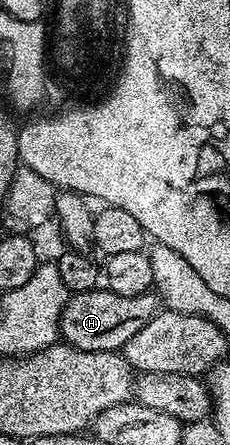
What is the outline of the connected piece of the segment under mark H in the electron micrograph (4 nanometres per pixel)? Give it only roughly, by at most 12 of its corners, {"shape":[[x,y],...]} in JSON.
{"shape":[[149,291],[69,296],[63,344],[114,353],[158,312]]}

